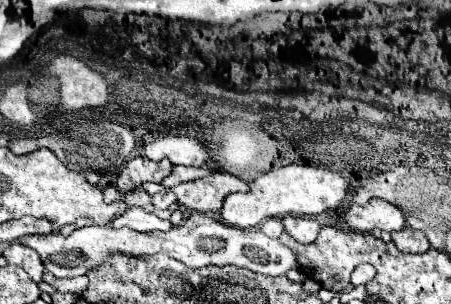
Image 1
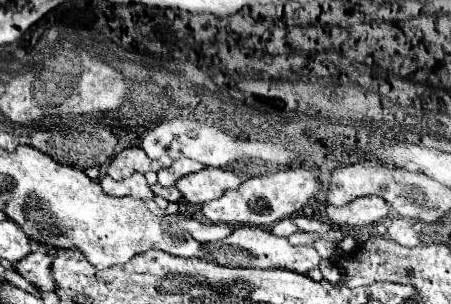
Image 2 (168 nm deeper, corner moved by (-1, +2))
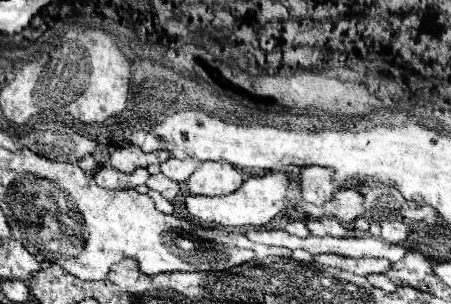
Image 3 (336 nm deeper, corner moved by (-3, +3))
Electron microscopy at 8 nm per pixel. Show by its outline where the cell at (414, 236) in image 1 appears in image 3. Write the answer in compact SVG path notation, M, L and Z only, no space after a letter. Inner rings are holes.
M381 221L381 237L387 243L405 243L409 235L409 227L403 221Z

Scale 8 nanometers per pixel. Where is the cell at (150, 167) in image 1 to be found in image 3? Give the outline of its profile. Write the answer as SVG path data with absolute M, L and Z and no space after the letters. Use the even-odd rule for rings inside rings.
M127 145L127 147L119 147L111 153L109 163L115 169L121 169L123 173L131 173L131 169L137 167L147 167L151 163L161 163L165 157L163 151L155 151L155 153L143 153L139 147L135 145Z

